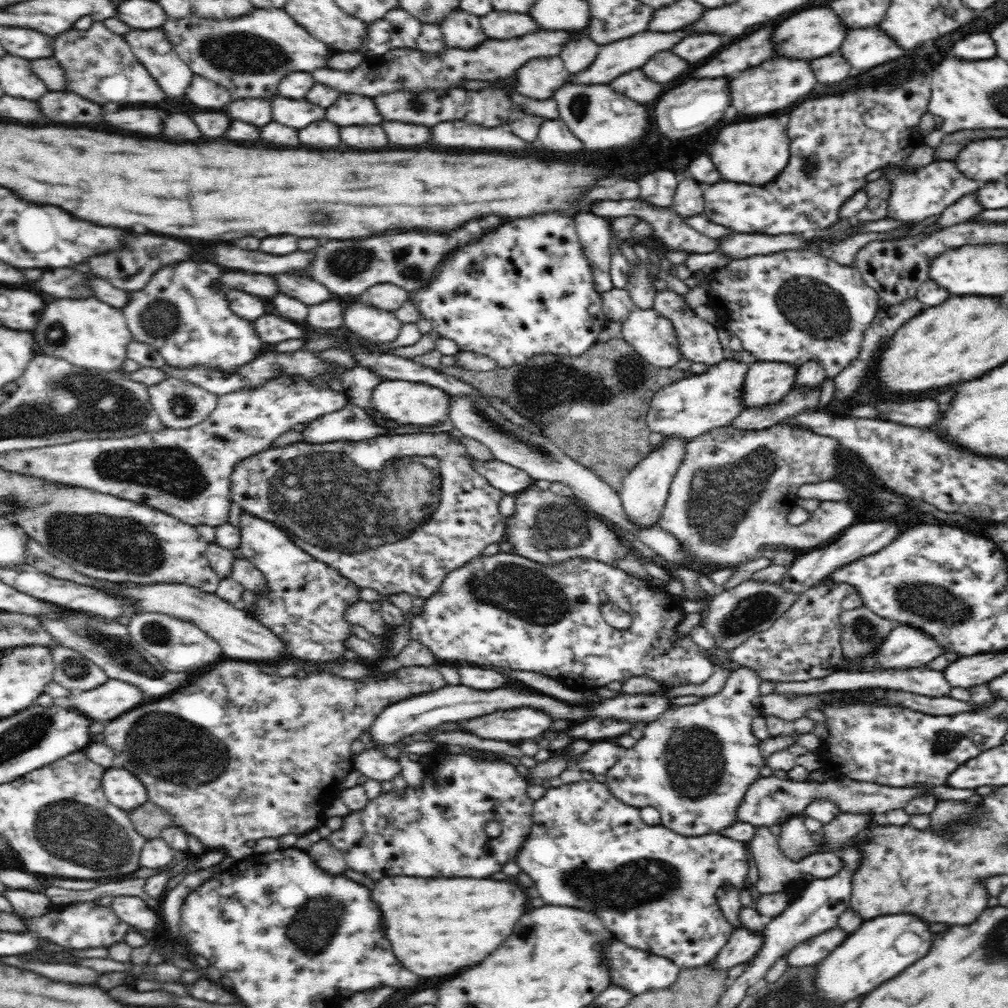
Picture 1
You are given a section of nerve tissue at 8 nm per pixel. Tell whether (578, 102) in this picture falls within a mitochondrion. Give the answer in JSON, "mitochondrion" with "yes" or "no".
{"mitochondrion":"yes"}

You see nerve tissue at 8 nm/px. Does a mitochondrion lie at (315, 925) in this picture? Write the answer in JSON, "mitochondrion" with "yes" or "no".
{"mitochondrion":"yes"}

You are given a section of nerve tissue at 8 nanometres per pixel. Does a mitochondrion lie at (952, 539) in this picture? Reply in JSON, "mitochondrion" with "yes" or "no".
{"mitochondrion":"no"}

